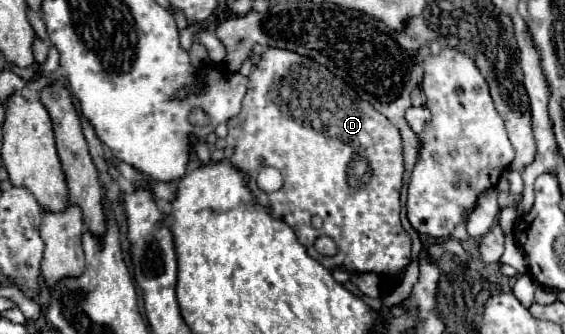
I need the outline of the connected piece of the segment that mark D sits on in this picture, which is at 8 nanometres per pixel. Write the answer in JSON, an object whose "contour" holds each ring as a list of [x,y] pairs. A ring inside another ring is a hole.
{"contour":[[[267,49],[253,73],[249,75],[249,89],[243,99],[243,109],[237,117],[227,121],[227,147],[225,159],[249,175],[249,189],[255,195],[259,205],[265,205],[271,217],[285,221],[297,233],[297,239],[305,245],[307,253],[319,261],[329,271],[345,269],[349,273],[375,273],[381,277],[381,285],[391,287],[405,273],[405,267],[411,263],[411,237],[401,225],[401,187],[403,187],[403,147],[399,129],[381,115],[373,105],[359,103],[355,91],[331,75],[325,67],[319,67],[297,53],[285,49]],[[299,85],[307,85],[305,95],[301,97]],[[315,87],[317,97],[311,97]],[[261,167],[275,167],[281,171],[285,183],[275,193],[263,193],[255,179]],[[311,217],[321,217],[323,225],[315,229]],[[319,235],[327,235],[337,243],[339,253],[335,257],[319,257],[313,249],[313,241]]]}

